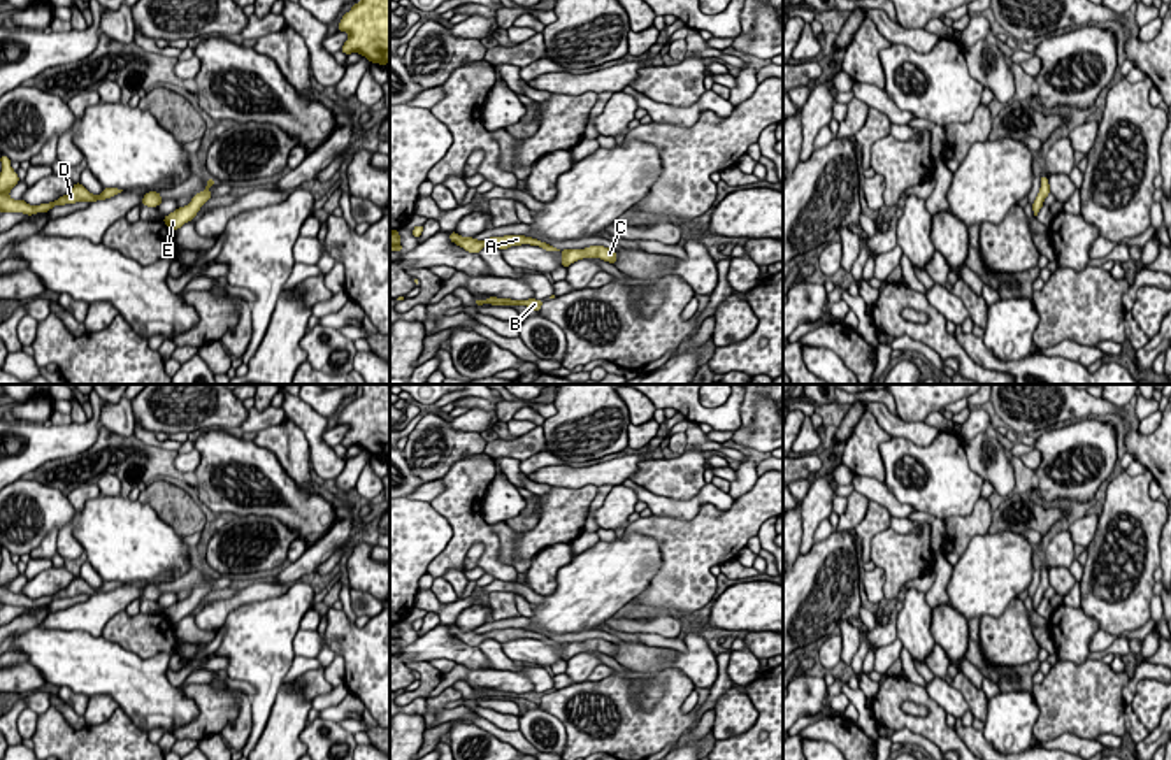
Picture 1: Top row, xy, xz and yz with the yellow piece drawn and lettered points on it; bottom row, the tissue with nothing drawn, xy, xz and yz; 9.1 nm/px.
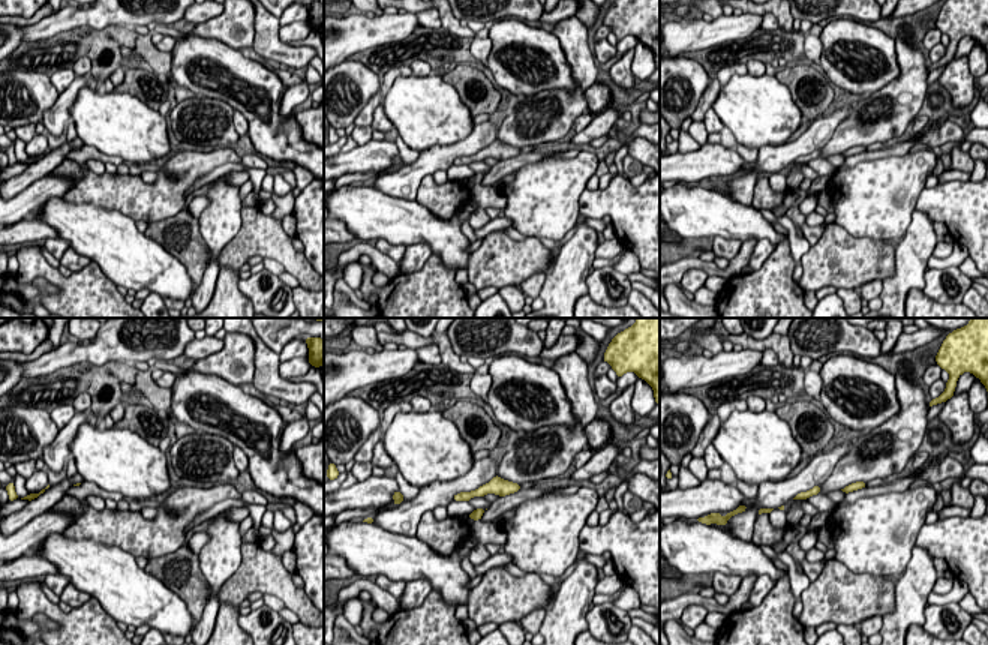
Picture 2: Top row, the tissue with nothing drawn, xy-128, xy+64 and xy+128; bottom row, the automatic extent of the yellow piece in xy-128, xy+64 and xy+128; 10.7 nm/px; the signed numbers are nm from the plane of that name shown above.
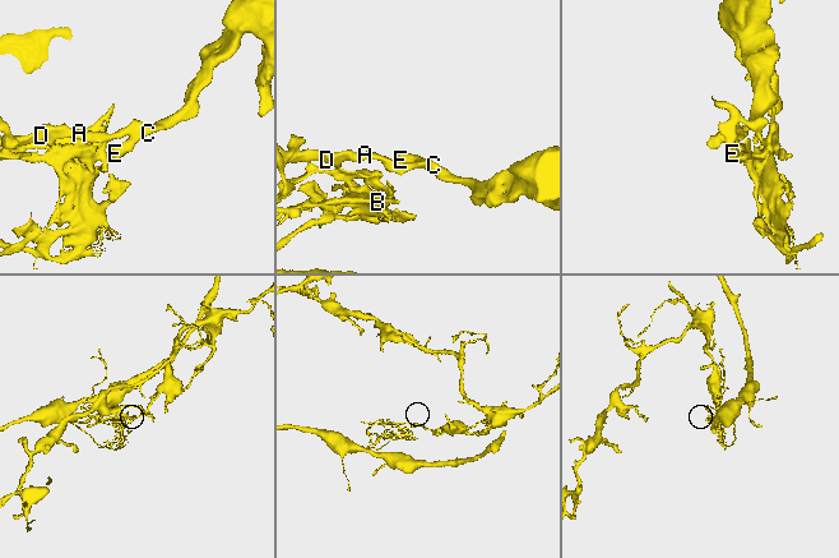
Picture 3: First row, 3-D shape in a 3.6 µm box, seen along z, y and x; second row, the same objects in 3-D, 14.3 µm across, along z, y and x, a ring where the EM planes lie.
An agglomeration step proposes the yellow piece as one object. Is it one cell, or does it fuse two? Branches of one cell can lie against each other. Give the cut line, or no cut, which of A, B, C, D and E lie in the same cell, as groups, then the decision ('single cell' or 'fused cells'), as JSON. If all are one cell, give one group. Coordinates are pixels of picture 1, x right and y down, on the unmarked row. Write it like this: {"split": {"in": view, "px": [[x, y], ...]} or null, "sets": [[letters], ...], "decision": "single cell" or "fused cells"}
{"split": {"in": "xy", "px": [[193, 590], [202, 597]]}, "sets": [["A", "B", "D", "E"], ["C"]], "decision": "fused cells"}

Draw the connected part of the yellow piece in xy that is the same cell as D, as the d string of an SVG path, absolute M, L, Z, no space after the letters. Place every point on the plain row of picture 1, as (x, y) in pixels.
M0 548L2 555L2 565L0 565L0 606L25 606L26 609L37 607L37 606L47 606L54 599L65 599L65 597L75 597L75 595L97 595L111 592L123 583L119 581L104 581L100 588L91 588L81 576L75 576L74 581L65 588L60 590L54 595L40 597L40 599L30 599L25 593L12 593L9 590L9 584L19 576L19 570L16 563L11 560L11 553L5 548Z

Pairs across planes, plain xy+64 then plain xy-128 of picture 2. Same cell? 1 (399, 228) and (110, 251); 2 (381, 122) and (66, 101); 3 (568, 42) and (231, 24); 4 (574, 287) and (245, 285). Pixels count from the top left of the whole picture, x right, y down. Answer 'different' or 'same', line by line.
1: same
2: same
3: same
4: different

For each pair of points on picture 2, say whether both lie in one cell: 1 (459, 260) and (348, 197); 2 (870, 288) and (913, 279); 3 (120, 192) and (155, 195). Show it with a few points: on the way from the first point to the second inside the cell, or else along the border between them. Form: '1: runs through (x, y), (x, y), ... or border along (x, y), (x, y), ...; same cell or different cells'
1: runs through (432, 233), (419, 224), (399, 222), (375, 215); same cell
2: border along (882, 281), (879, 296); different cells
3: runs through (129, 195), (146, 195); same cell

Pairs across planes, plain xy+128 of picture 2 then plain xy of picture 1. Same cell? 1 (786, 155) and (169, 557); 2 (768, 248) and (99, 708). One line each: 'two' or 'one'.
1: two
2: one

